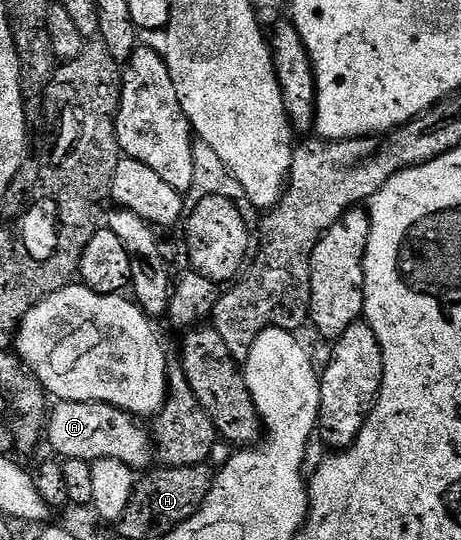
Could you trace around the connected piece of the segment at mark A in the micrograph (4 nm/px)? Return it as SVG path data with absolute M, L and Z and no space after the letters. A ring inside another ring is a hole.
M61 401L47 415L47 443L62 460L82 459L93 463L99 459L123 461L134 469L149 469L155 463L155 444L150 432L140 427L128 411L121 411L110 403L80 403Z

